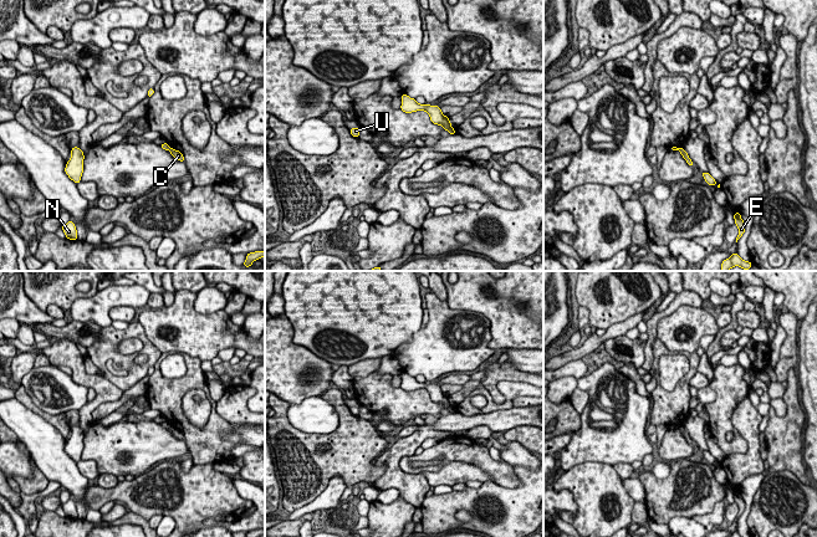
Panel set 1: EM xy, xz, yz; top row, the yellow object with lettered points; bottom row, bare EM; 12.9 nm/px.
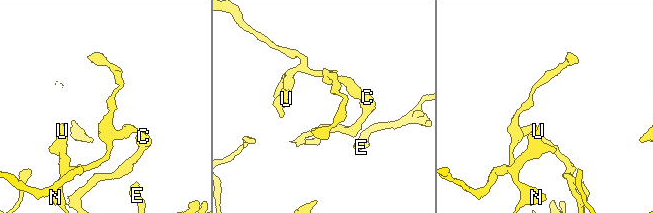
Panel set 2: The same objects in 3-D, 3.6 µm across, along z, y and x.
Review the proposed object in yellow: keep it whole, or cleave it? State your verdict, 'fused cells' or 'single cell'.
fused cells

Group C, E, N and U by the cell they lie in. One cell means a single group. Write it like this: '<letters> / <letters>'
C E / N U

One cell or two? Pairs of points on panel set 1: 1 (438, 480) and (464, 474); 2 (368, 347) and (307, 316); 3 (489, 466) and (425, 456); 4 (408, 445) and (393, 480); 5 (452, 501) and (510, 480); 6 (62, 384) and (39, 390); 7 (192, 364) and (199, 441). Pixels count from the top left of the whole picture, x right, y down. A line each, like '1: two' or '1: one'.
1: one
2: one
3: one
4: one
5: two
6: one
7: one

